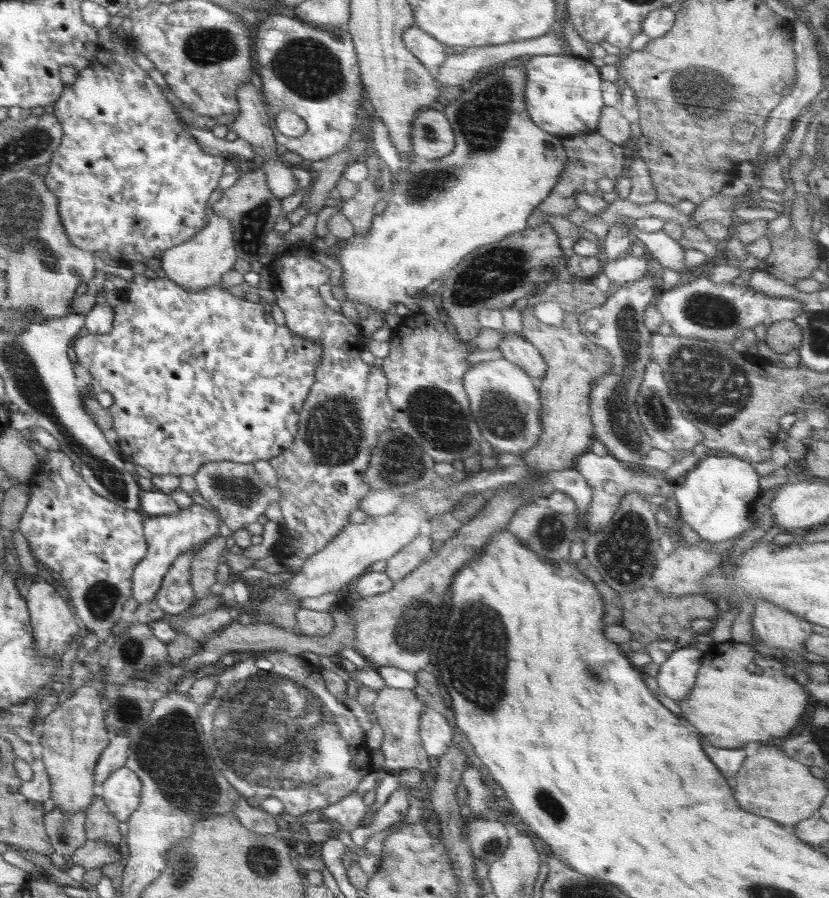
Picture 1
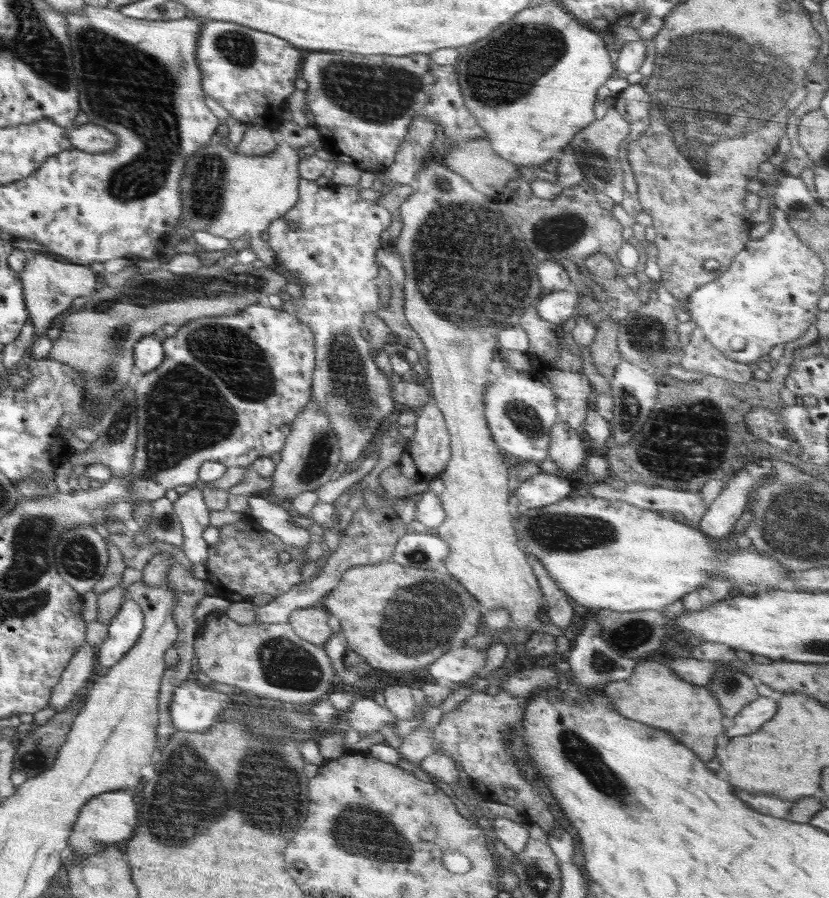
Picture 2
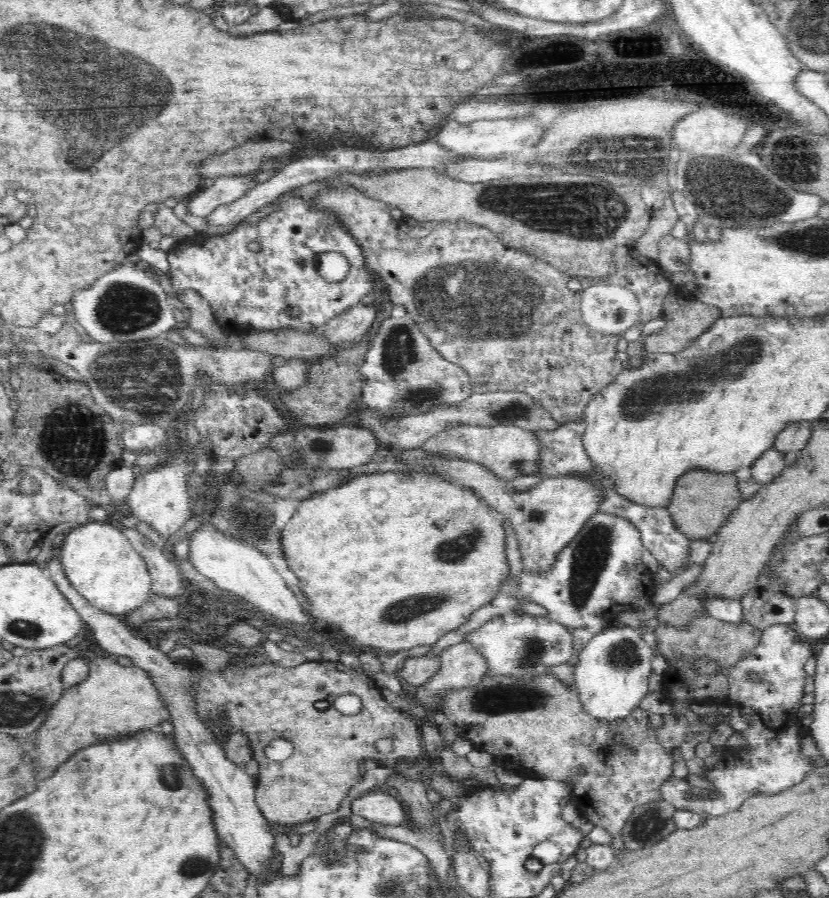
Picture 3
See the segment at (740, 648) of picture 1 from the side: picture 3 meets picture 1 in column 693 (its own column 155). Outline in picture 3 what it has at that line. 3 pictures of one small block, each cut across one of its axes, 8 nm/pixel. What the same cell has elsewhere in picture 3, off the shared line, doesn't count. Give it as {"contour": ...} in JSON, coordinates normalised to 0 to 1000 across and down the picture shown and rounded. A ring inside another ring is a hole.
{"contour":[[[130,731],[111,734],[106,736],[106,742],[107,752],[104,757],[94,763],[82,764],[75,775],[66,780],[48,811],[39,817],[42,818],[41,829],[46,842],[37,853],[41,853],[43,864],[51,869],[63,864],[75,849],[80,849],[92,835],[105,832],[106,829],[144,823],[169,813],[192,813],[195,804],[206,804],[191,767],[175,746],[160,739],[146,741]]]}

